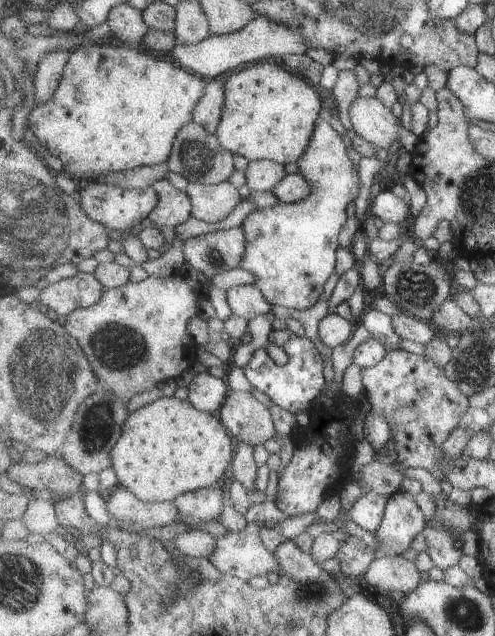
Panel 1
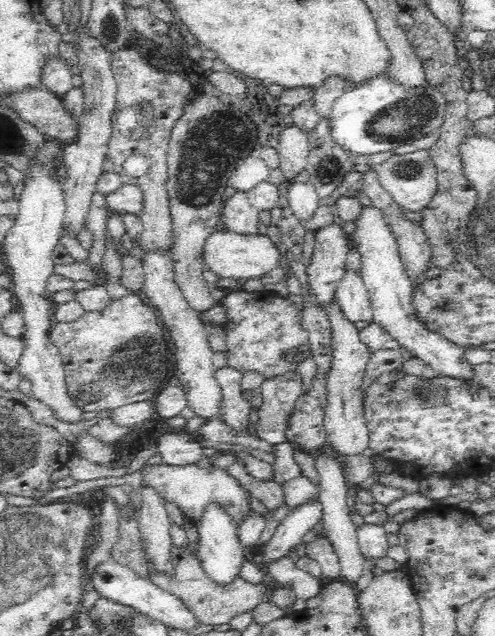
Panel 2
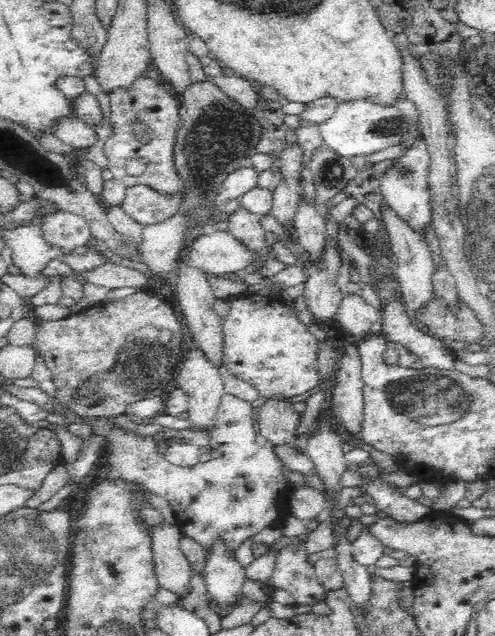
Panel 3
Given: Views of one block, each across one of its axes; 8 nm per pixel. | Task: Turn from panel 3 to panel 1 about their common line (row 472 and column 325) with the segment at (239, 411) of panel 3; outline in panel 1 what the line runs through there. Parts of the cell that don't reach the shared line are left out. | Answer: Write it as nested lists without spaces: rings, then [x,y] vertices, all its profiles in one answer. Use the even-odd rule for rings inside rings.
[[[322,113],[314,130],[312,141],[303,157],[298,162],[299,174],[310,184],[307,198],[294,203],[277,203],[271,208],[255,209],[242,222],[241,228],[247,236],[247,250],[239,267],[252,272],[254,284],[263,292],[272,304],[307,310],[317,304],[323,296],[323,288],[329,282],[337,266],[337,250],[341,250],[341,230],[345,228],[349,214],[347,206],[359,196],[359,174],[357,165],[351,160],[351,154],[337,130],[329,124],[328,115]]]

